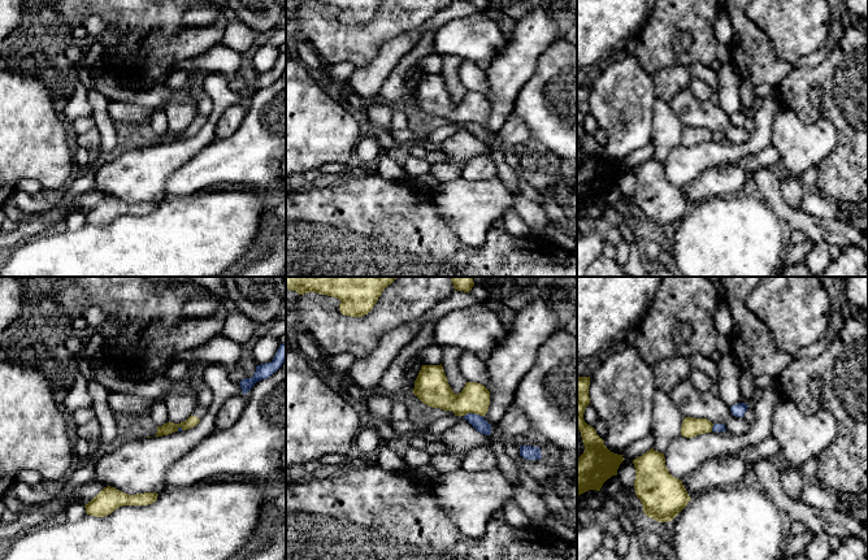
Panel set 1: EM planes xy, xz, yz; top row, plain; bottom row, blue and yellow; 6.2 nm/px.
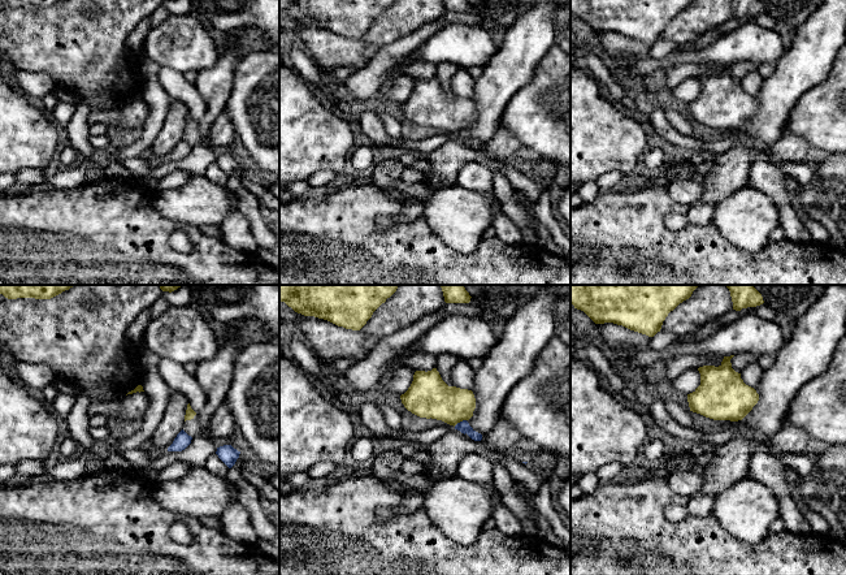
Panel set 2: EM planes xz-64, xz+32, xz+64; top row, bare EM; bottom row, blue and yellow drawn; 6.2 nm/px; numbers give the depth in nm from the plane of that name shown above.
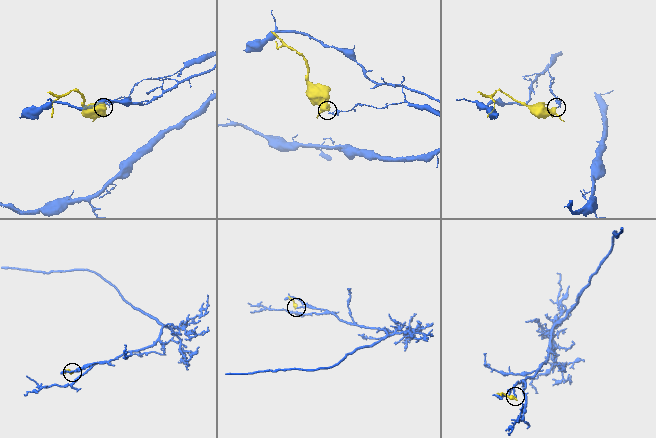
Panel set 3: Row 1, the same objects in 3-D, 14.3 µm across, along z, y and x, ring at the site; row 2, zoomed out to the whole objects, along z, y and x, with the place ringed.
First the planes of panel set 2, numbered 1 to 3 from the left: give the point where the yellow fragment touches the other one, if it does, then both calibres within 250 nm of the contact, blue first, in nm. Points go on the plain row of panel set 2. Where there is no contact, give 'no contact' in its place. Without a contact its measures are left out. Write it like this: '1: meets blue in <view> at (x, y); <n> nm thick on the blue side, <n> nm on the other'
1: no contact
2: meets blue in xz+32 at (460, 130); 70 nm thick on the blue side, 260 nm on the other
3: no contact

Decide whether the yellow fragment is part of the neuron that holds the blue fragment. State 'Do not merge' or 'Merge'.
Do not merge

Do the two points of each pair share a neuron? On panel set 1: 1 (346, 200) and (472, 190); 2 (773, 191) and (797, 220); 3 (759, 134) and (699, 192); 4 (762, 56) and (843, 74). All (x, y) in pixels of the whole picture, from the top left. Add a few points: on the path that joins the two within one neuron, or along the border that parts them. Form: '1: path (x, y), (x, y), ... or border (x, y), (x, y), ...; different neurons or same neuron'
1: border (430, 192), (433, 204), (446, 221); different neurons
2: path (773, 199), (789, 215); same neuron
3: border (737, 163), (712, 166), (699, 176); different neurons
4: border (794, 66), (778, 86); different neurons

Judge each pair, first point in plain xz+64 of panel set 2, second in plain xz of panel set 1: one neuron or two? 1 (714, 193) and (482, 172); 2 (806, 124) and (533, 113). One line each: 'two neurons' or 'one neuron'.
1: two neurons
2: one neuron

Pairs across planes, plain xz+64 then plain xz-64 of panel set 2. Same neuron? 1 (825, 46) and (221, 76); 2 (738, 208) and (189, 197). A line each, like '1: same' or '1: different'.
1: same
2: same

